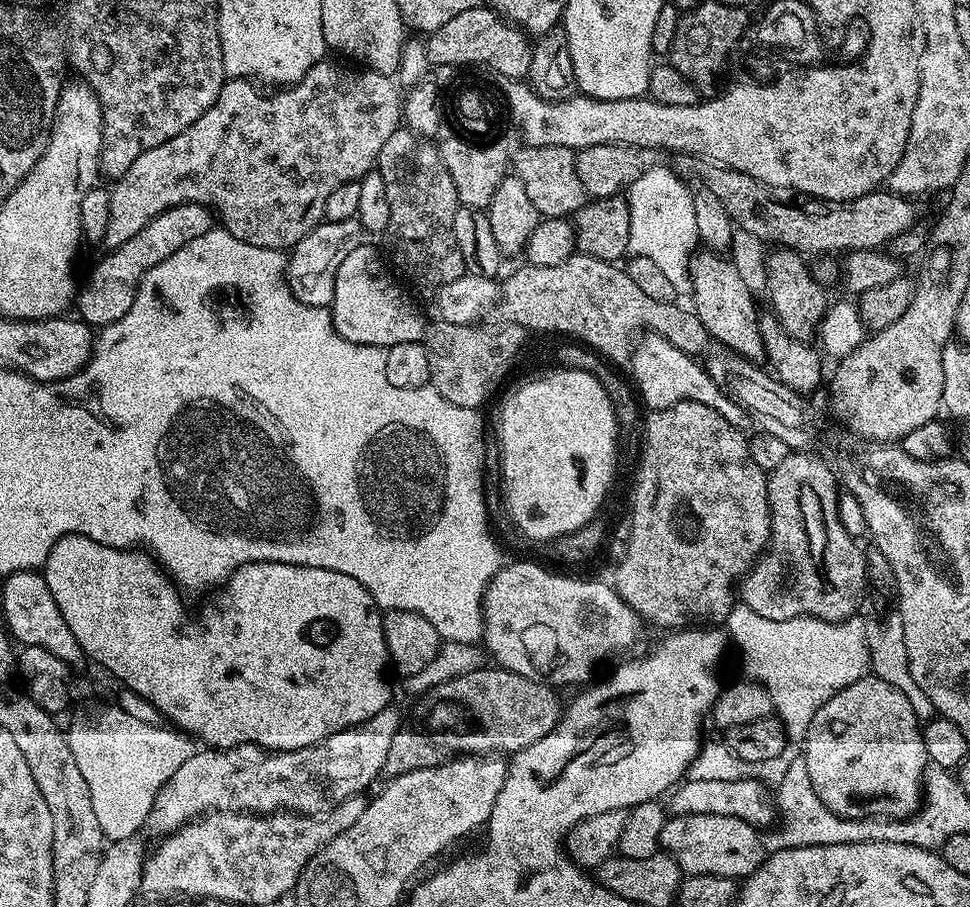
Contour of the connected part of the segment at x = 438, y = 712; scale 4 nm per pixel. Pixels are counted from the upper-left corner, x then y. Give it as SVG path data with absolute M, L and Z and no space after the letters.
M481 666L478 670L456 676L431 688L423 697L424 724L427 735L433 741L445 744L449 753L466 756L490 756L493 754L515 754L526 746L534 746L538 738L546 738L558 726L562 715L562 703L555 687L540 680L531 680L522 674L514 674L499 666Z

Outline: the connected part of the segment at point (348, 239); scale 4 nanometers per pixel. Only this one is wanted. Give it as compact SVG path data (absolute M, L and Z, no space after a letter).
M357 219L346 222L330 222L324 220L317 228L310 230L306 238L302 238L290 250L286 260L286 283L294 298L311 308L328 308L332 303L334 278L338 274L338 266L350 250L362 243L362 229Z

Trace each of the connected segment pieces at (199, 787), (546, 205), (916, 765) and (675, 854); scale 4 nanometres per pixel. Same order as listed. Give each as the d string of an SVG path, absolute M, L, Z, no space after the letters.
M395 706L383 708L378 714L374 714L374 718L370 718L365 724L358 728L347 728L338 734L334 734L328 740L322 741L320 744L314 746L306 746L302 750L290 750L289 752L269 752L266 748L260 748L256 744L239 744L233 748L213 748L211 750L197 750L192 758L187 759L185 763L177 771L174 776L170 778L157 791L157 796L153 798L153 806L149 810L147 817L146 828L156 835L156 838L163 837L169 832L176 832L183 826L189 824L198 816L203 816L210 812L246 812L249 814L271 814L274 812L294 812L301 816L322 816L332 811L337 804L346 802L346 798L351 796L358 796L367 793L367 788L375 782L376 779L381 779L384 763L386 762L386 754L390 751L390 741L394 738L394 734L399 732L402 727L400 721L400 712Z
M520 146L510 160L511 171L526 186L526 195L544 218L571 217L586 202L582 181L578 179L576 152L566 146Z
M866 674L850 686L838 690L838 694L834 694L834 698L830 698L818 714L814 714L802 747L813 792L834 815L854 820L872 817L905 820L920 808L922 777L930 764L922 722L915 716L906 694L876 675Z
M690 814L665 819L660 835L663 851L678 862L681 873L697 876L714 874L731 880L747 878L766 859L761 833L742 818L722 818L718 814Z

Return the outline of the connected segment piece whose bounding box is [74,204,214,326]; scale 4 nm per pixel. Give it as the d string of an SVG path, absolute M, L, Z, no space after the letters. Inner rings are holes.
M175 204L158 214L134 238L122 242L111 249L92 268L88 281L83 281L78 295L74 300L75 315L89 326L103 326L118 322L130 310L136 297L136 285L155 264L161 264L170 258L172 252L177 252L186 242L211 232L214 227L214 213L203 204ZM213 220L213 221L212 221Z

